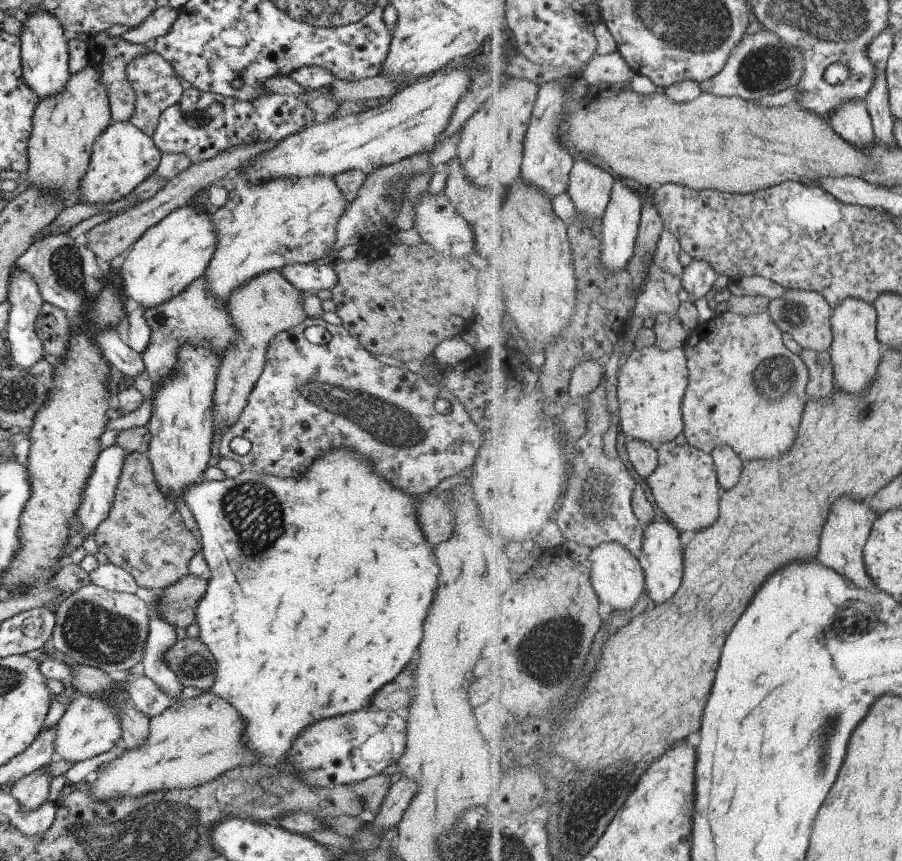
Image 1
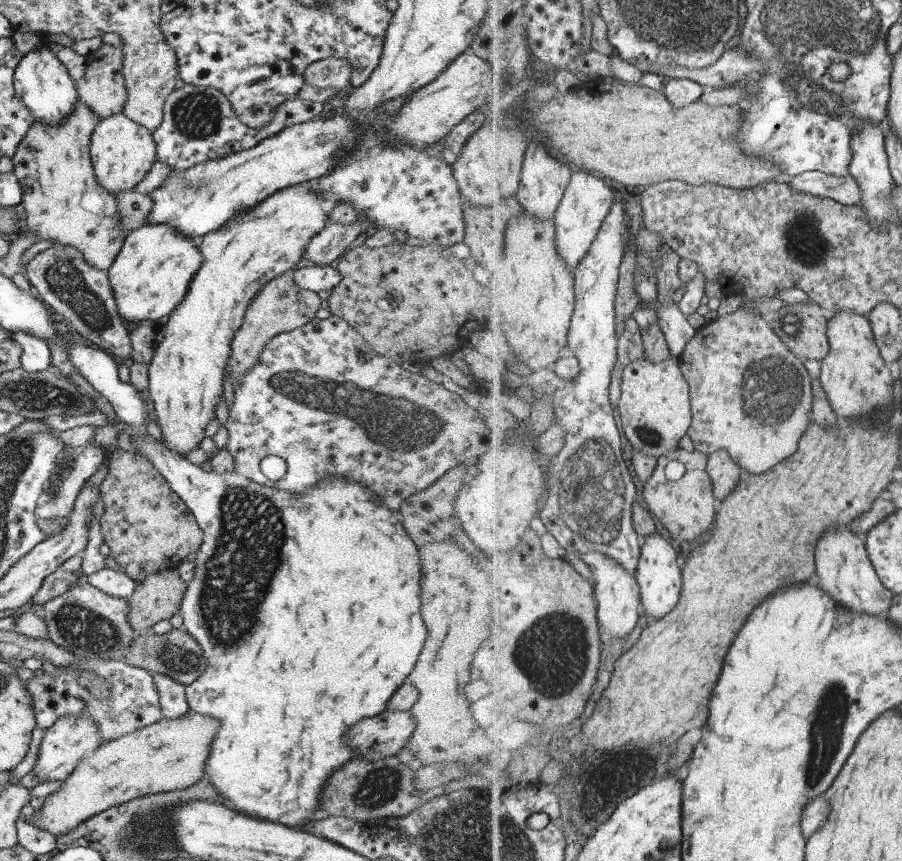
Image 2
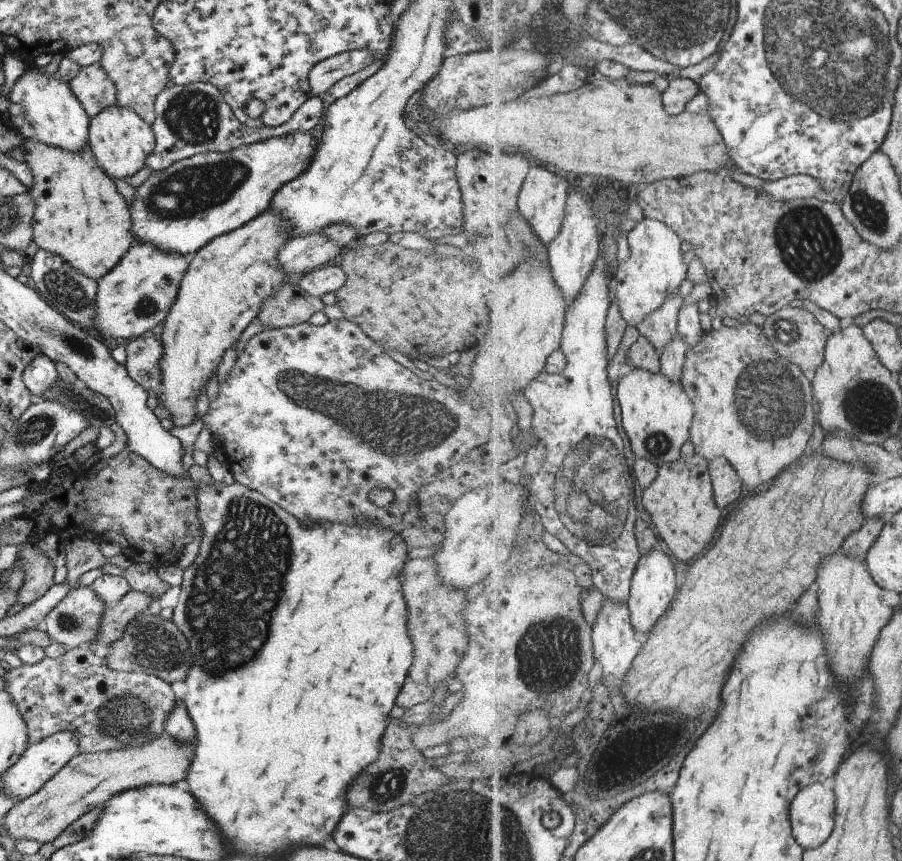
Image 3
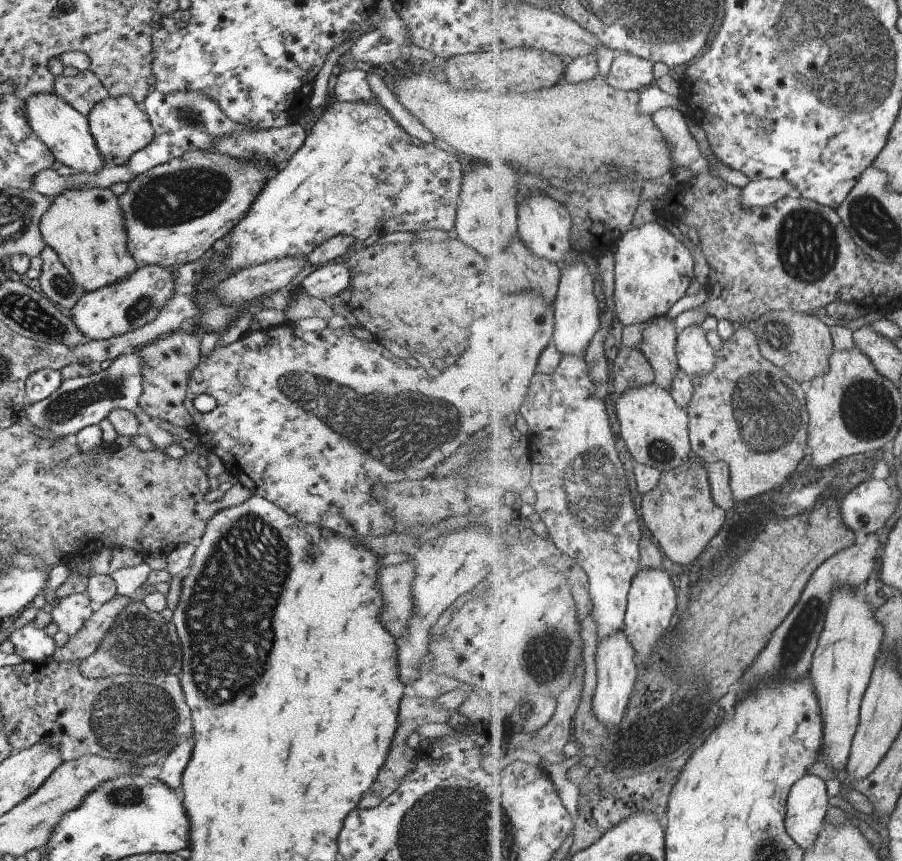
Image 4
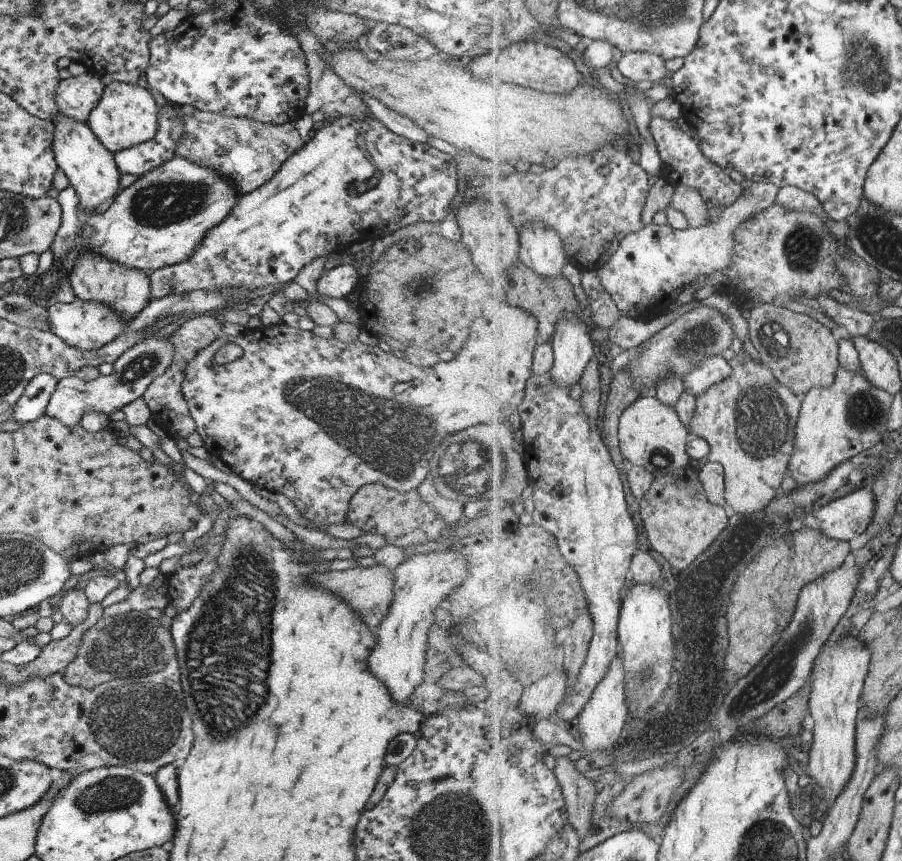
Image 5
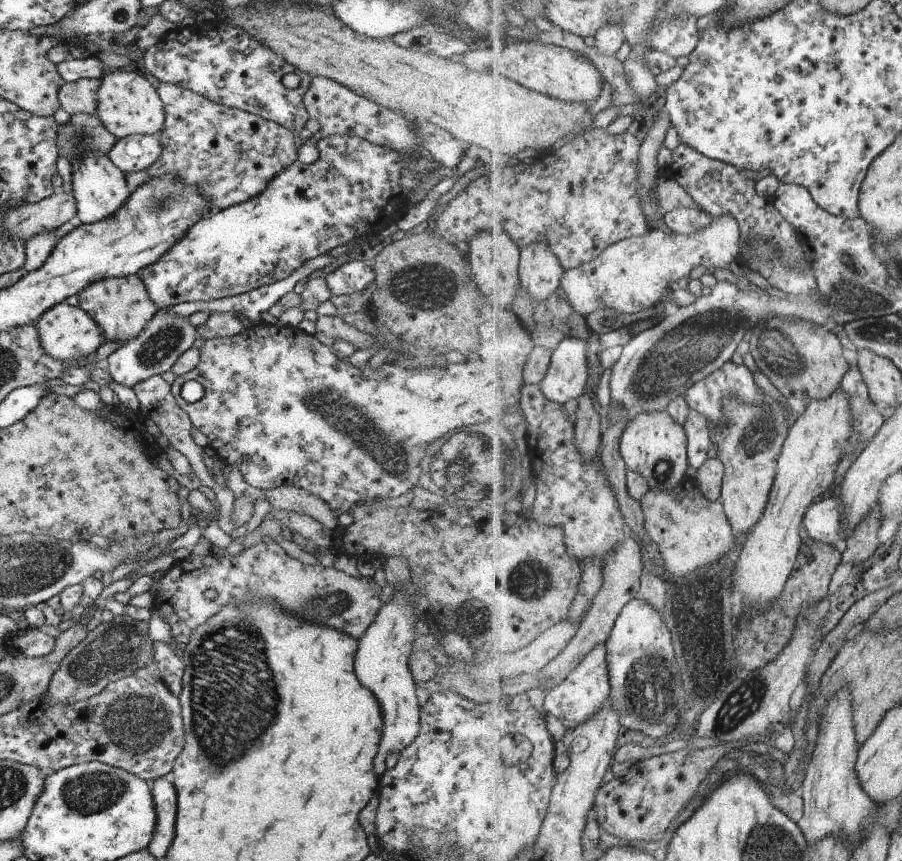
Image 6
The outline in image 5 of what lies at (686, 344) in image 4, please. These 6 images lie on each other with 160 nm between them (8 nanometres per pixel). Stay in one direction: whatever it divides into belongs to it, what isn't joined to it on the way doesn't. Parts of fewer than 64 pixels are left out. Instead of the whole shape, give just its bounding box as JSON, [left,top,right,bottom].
[684,355,732,398]

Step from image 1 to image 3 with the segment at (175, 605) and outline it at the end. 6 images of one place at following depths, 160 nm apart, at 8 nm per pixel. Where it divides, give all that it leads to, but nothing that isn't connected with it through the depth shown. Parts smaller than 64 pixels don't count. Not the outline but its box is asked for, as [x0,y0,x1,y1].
[87,589,158,651]

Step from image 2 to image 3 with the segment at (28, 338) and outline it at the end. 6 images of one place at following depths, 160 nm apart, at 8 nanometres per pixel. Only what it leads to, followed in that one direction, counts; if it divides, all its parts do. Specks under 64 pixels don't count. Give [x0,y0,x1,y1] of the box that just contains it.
[23,353,57,400]

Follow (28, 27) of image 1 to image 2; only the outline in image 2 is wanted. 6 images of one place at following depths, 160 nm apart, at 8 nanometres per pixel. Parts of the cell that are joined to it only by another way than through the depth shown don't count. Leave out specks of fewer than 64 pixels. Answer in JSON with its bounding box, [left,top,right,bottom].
[12,40,78,125]

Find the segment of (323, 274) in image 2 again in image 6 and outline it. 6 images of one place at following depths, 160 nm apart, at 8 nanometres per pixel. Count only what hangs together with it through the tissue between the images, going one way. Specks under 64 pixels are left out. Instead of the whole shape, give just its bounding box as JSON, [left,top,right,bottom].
[325,261,374,296]

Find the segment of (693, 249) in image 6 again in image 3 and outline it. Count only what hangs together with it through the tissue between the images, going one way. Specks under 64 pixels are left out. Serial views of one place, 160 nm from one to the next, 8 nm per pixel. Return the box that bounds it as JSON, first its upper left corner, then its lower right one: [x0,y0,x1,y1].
[613,175,833,325]

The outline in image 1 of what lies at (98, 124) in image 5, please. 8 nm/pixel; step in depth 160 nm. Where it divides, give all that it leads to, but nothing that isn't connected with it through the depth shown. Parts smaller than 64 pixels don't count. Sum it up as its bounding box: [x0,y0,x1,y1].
[78,121,160,204]

